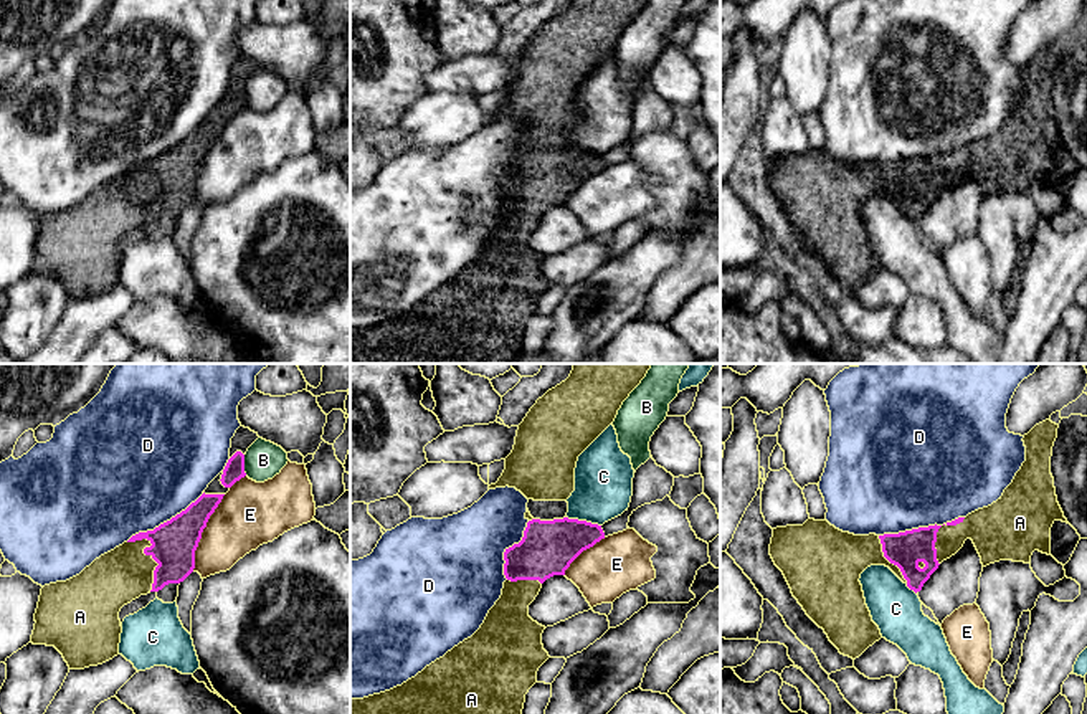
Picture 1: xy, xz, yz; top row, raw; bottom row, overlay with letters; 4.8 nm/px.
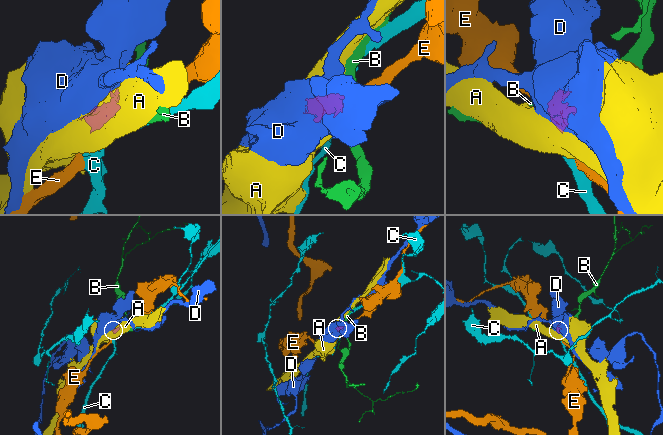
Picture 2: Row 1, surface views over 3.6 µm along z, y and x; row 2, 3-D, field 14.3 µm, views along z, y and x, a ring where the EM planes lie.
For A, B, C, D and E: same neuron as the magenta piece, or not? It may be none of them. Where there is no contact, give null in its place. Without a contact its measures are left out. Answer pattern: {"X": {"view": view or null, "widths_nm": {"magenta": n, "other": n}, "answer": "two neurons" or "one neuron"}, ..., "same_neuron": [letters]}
{"A": {"view": "xy", "widths_nm": {"magenta": 220, "other": 260}, "answer": "one neuron"}, "B": {"view": "xy", "widths_nm": {"magenta": 100, "other": 190}, "answer": "two neurons"}, "C": {"view": "xz", "widths_nm": {"magenta": 260, "other": 280}, "answer": "two neurons"}, "D": {"view": "yz", "widths_nm": {"magenta": 180, "other": 500}, "answer": "two neurons"}, "E": {"view": "xy", "widths_nm": {"magenta": 220, "other": 320}, "answer": "two neurons"}, "same_neuron": ["A"]}

